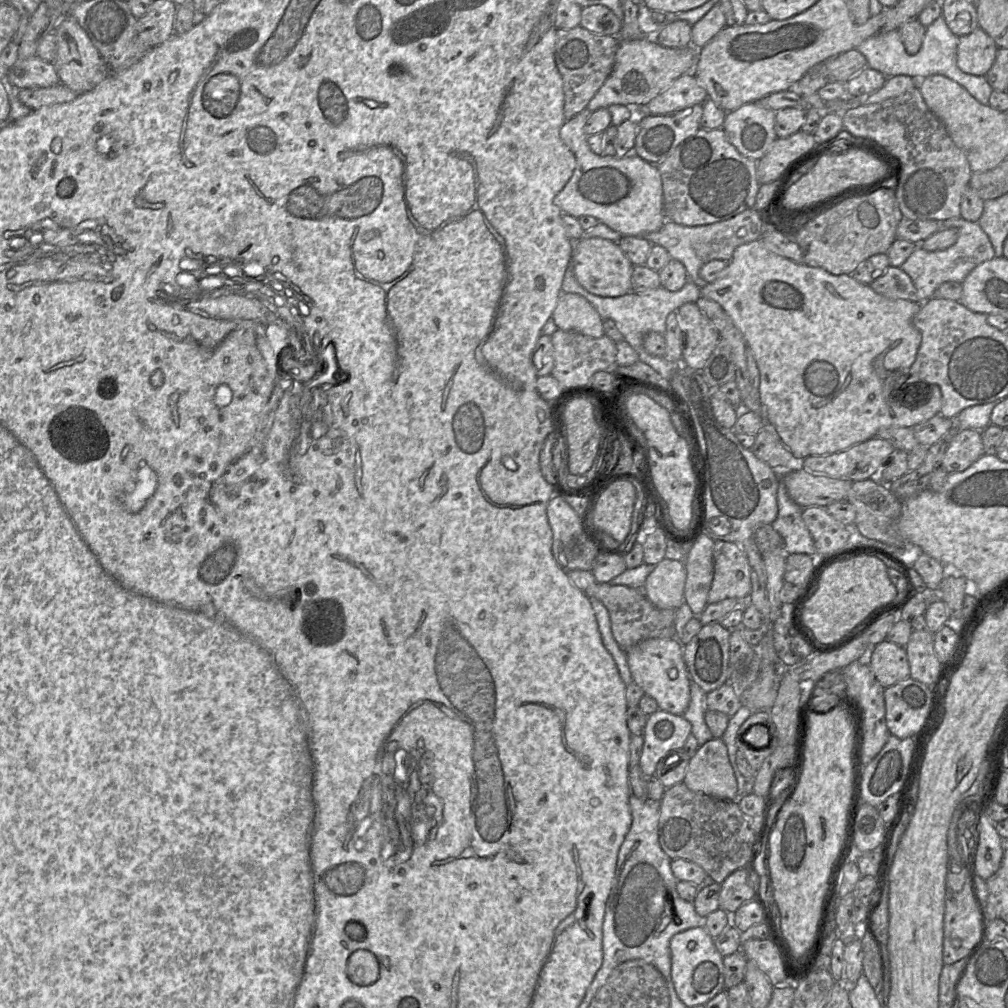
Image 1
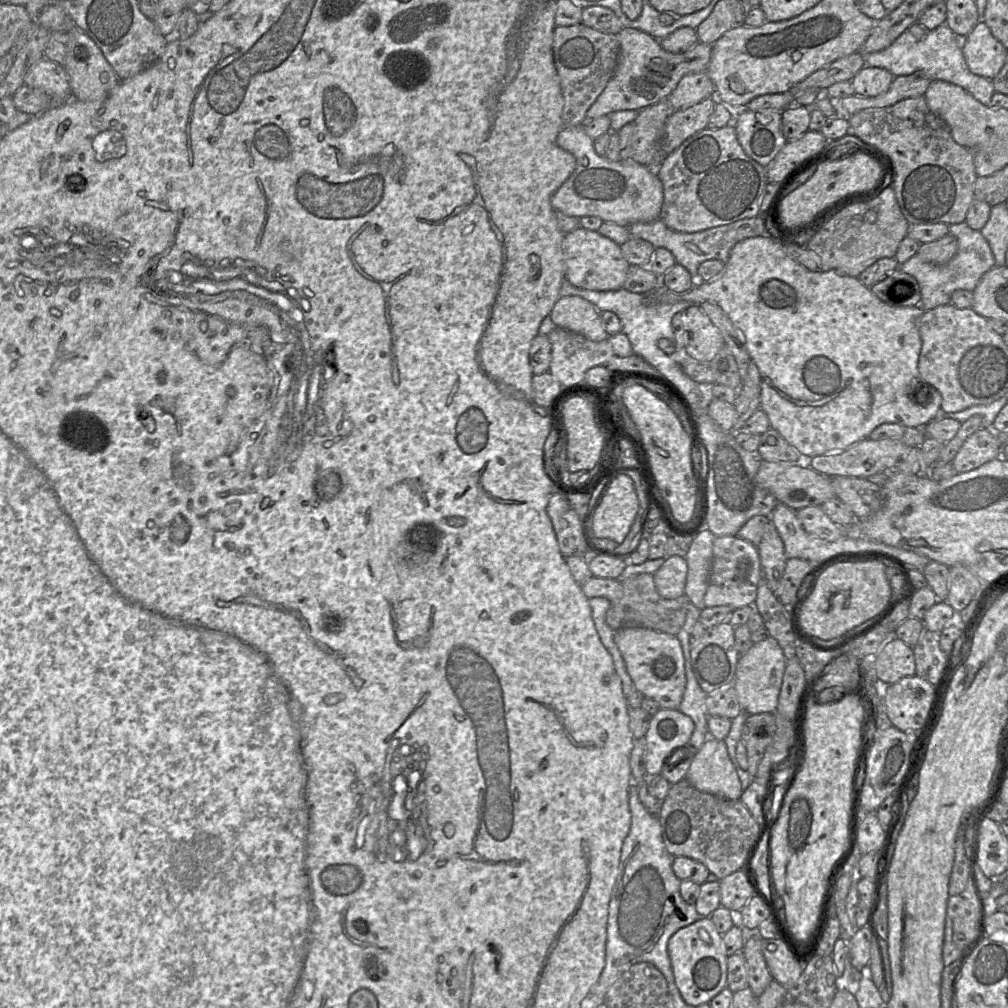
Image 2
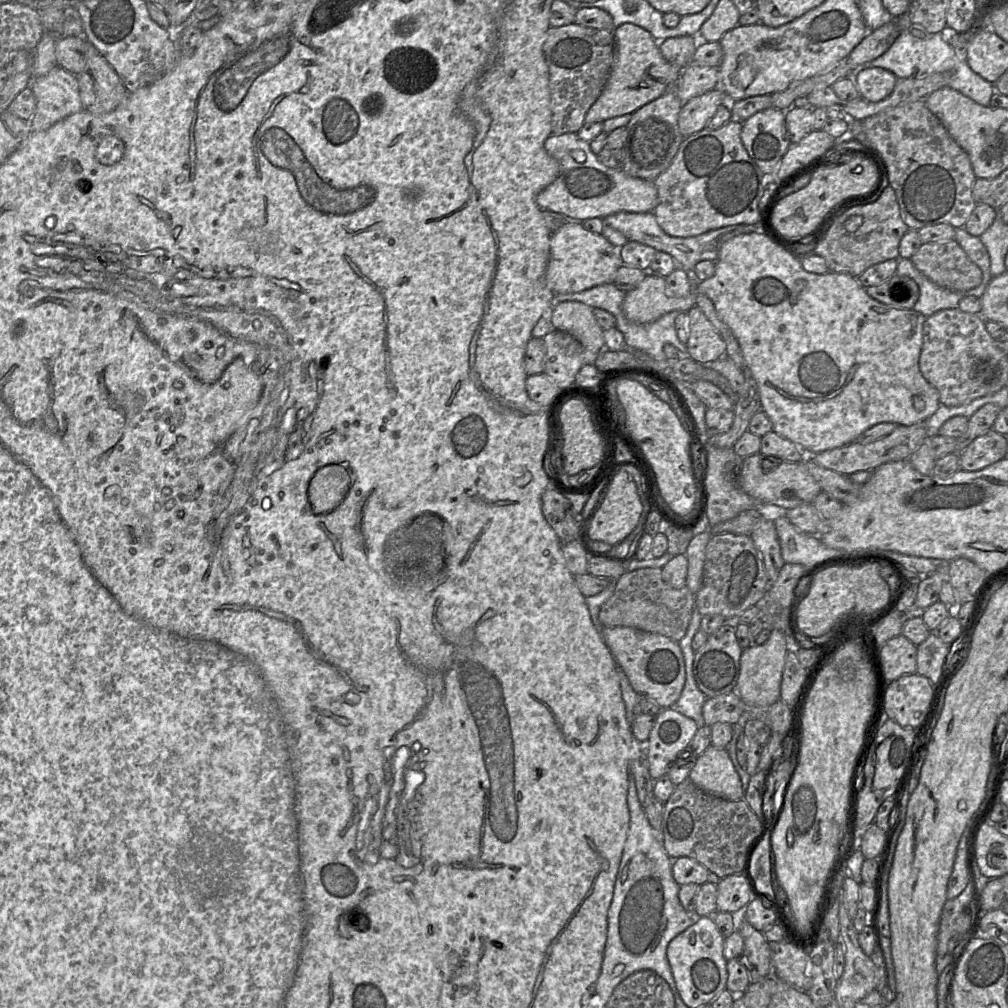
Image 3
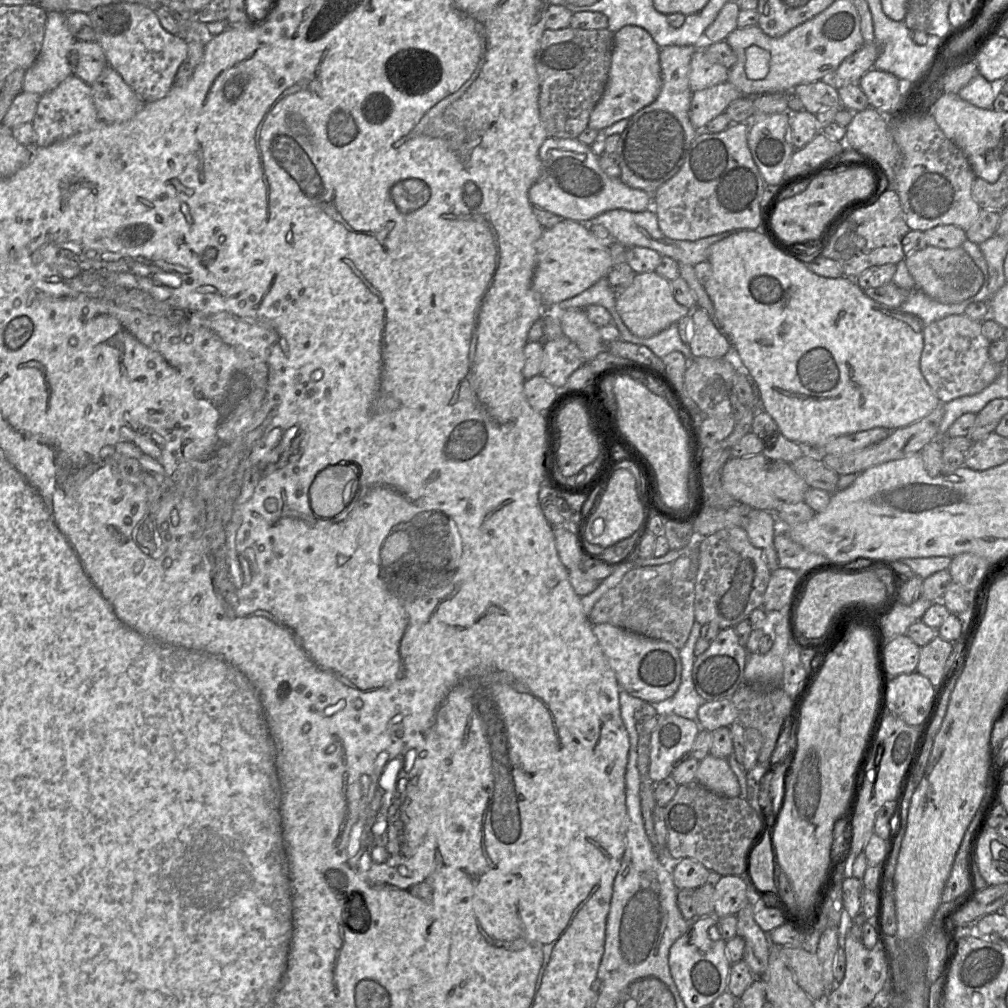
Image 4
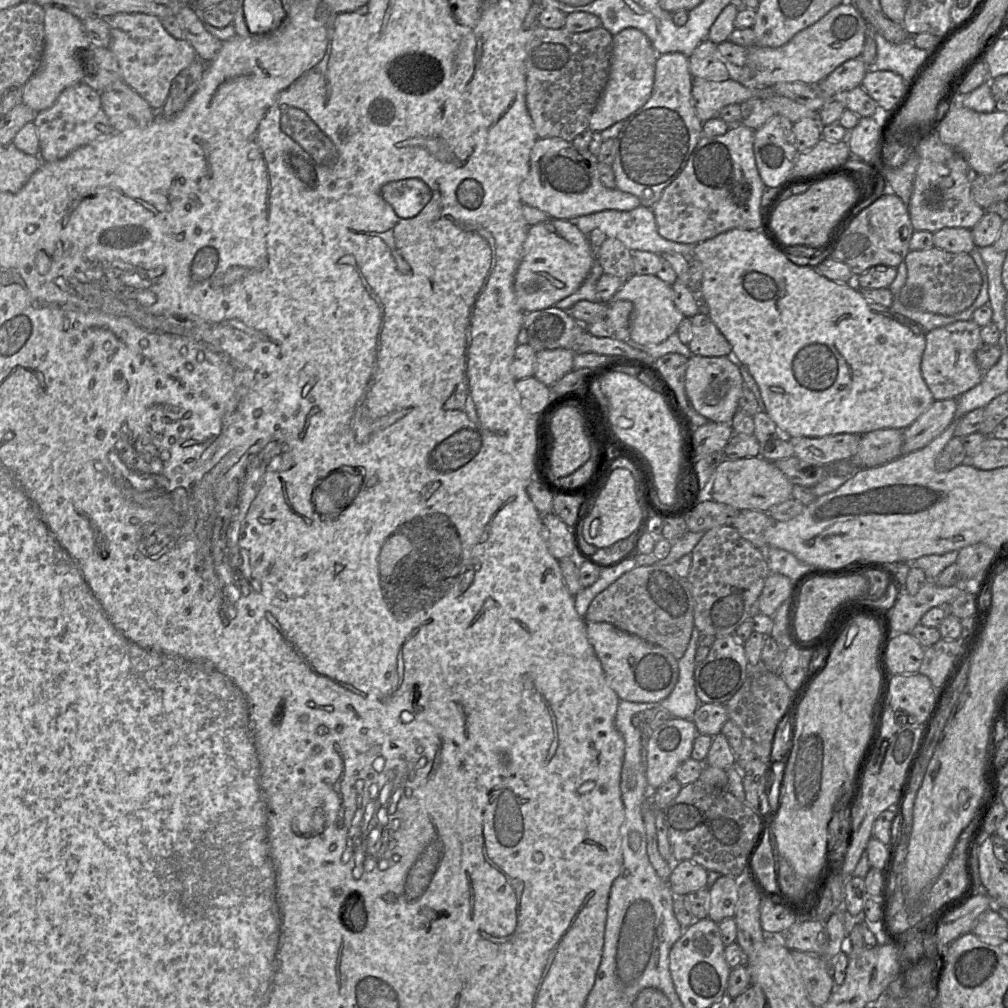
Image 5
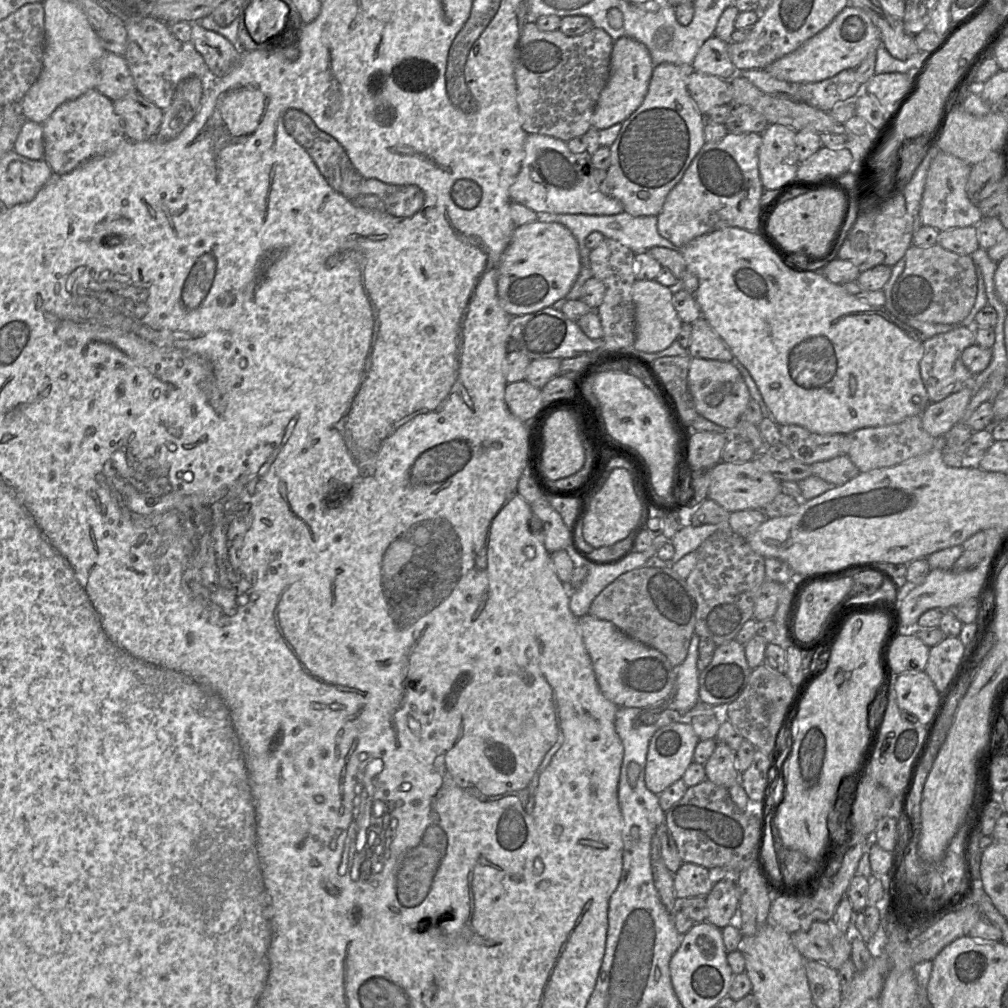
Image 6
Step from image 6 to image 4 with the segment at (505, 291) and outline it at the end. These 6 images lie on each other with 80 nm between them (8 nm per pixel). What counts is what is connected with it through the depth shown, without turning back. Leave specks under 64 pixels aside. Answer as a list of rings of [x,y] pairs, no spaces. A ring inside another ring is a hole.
[[[563,219],[544,229],[537,243],[537,252],[532,285],[545,307],[555,307],[561,301],[579,295],[599,279],[607,277],[613,268],[608,242],[600,240],[583,223],[574,220]]]

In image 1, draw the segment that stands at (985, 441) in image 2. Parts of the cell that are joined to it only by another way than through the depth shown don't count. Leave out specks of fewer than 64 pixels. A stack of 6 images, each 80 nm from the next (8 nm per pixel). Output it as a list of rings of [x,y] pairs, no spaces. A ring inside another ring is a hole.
[[[961,429],[948,444],[941,466],[948,474],[959,473],[969,468],[986,452],[981,431]]]

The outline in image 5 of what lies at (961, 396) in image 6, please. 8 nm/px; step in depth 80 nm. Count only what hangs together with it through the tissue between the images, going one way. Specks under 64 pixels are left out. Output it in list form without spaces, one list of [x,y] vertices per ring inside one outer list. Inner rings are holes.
[[[954,398],[935,400],[903,432],[901,454],[909,454],[929,444],[940,435],[954,418],[957,401]]]

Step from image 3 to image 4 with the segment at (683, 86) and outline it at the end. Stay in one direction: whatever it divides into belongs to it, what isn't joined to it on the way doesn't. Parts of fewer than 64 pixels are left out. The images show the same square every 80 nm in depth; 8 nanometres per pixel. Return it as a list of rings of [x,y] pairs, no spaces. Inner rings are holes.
[[[698,47],[690,62],[689,85],[692,92],[703,90],[728,80],[728,68],[711,61],[704,49]]]

